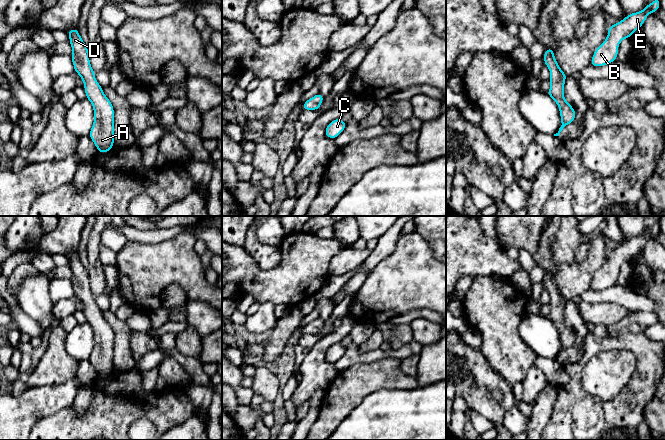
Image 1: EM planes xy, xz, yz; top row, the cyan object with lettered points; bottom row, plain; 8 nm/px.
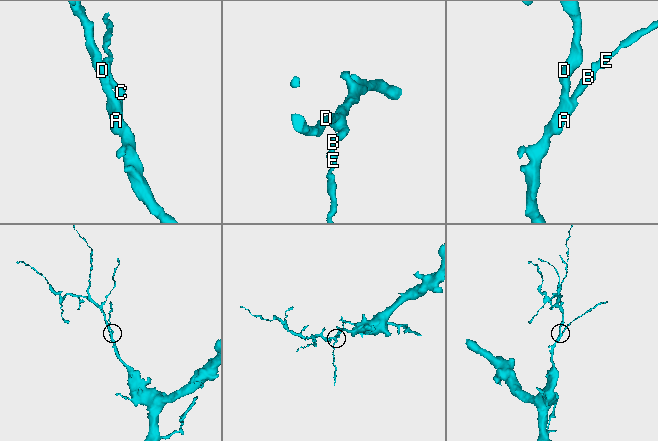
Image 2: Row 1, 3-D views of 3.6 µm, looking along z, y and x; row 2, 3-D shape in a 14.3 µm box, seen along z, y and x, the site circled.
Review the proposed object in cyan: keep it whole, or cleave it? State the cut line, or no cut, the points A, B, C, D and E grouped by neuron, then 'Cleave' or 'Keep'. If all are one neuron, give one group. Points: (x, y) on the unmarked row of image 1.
No split. Groups: A B C D E. Keep

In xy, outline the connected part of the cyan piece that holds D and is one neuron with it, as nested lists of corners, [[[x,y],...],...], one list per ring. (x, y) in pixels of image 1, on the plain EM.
[[[78,253],[66,255],[73,273],[71,283],[74,295],[79,298],[85,307],[83,311],[86,322],[92,327],[94,334],[94,346],[89,361],[96,369],[97,375],[109,376],[114,370],[114,332],[110,324],[105,320],[103,312],[95,303],[87,269],[83,266]]]

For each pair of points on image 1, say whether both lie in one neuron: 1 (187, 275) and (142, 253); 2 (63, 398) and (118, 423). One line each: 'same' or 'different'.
1: same
2: different

